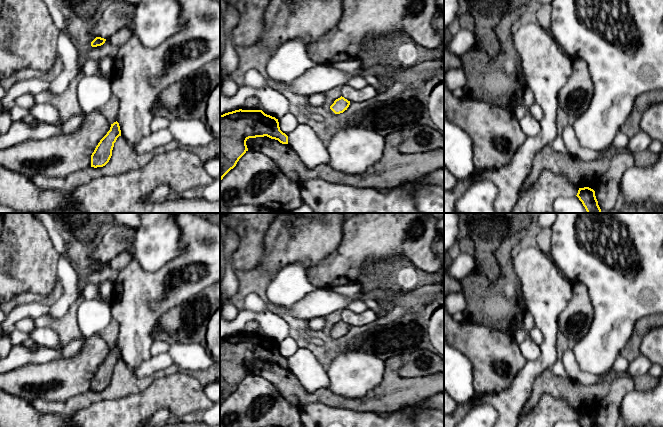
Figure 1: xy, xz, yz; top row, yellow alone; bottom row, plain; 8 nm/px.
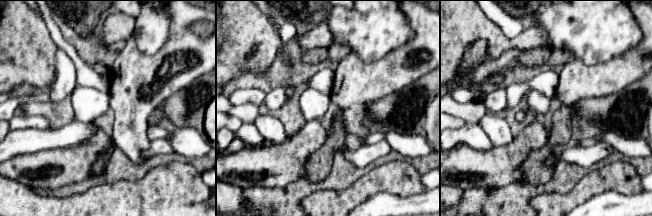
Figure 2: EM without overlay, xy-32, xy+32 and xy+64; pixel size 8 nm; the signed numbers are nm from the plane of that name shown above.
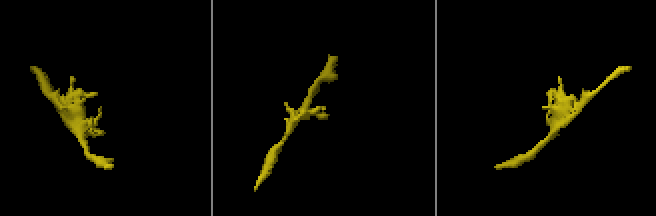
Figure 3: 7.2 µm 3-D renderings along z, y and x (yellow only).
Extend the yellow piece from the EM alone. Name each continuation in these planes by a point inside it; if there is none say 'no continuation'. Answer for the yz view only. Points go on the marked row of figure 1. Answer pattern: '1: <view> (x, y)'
no continuation

